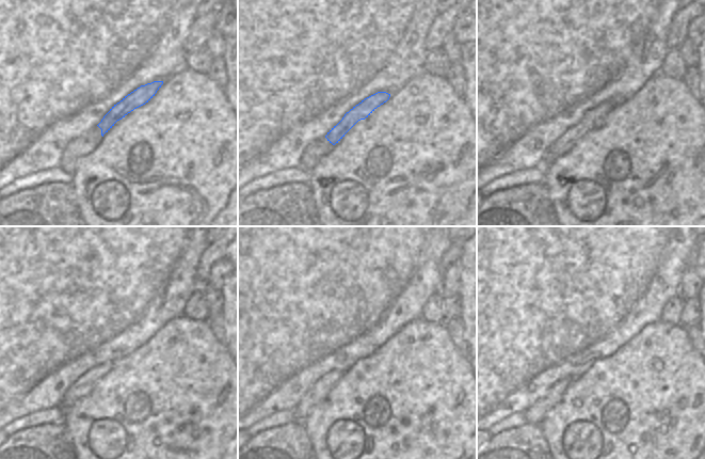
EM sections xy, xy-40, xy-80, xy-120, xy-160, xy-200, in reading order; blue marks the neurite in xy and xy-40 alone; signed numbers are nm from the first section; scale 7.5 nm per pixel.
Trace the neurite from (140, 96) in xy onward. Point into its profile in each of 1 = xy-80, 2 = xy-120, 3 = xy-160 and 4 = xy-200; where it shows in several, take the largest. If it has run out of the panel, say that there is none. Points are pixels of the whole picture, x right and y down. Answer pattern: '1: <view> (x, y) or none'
1: xy-80 (565, 142)
2: xy-120 (85, 383)
3: xy-160 (323, 385)
4: xy-200 (534, 414)

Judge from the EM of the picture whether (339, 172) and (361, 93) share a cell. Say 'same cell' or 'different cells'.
different cells

